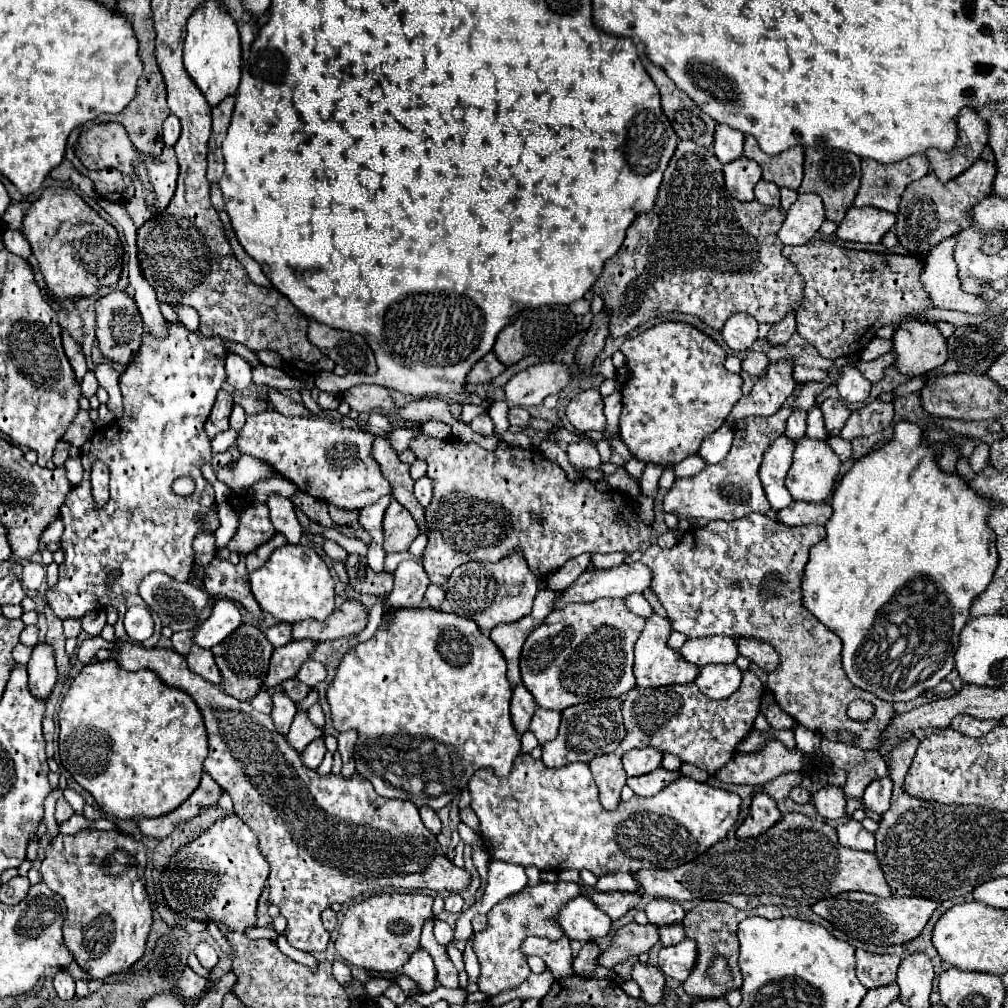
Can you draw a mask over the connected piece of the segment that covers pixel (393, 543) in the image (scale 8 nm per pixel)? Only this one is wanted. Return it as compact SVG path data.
M396 500L384 514L384 552L404 552L420 534L412 514Z

